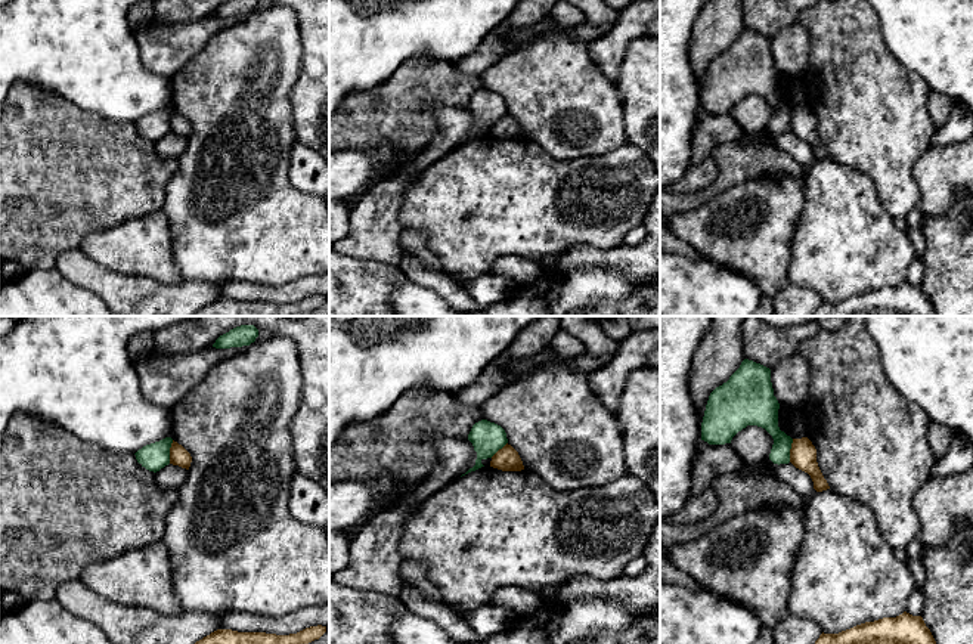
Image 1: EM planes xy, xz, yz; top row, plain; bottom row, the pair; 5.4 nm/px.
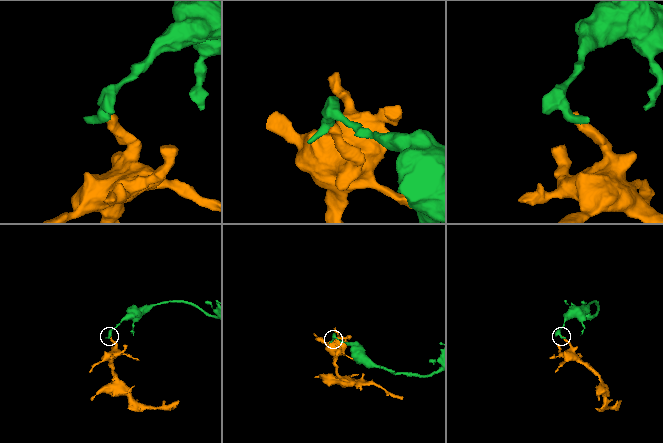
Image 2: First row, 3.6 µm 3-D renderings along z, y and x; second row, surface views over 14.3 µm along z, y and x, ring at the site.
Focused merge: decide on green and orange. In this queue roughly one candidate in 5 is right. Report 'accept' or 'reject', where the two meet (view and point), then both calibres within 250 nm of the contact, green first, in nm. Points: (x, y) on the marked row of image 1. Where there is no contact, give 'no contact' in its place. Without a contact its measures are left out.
reject; contact xy (169, 452); calibres 150 and 100 nm

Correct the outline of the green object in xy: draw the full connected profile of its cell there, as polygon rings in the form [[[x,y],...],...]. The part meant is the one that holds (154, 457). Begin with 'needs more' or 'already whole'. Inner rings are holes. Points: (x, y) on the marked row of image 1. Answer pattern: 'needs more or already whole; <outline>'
already whole; [[[165,437],[159,442],[151,443],[139,449],[134,455],[137,462],[149,471],[159,471],[170,464],[170,448],[173,439]]]

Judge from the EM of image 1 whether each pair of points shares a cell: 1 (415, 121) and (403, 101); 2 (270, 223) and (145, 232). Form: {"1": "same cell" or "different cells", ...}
{"1": "same cell", "2": "different cells"}

